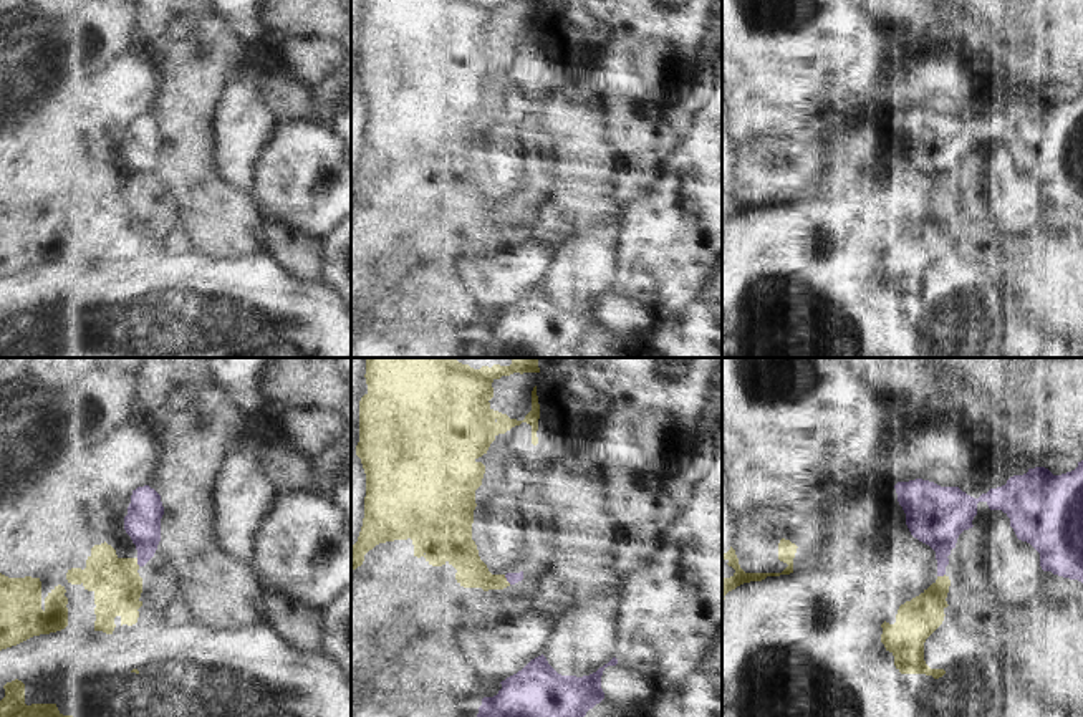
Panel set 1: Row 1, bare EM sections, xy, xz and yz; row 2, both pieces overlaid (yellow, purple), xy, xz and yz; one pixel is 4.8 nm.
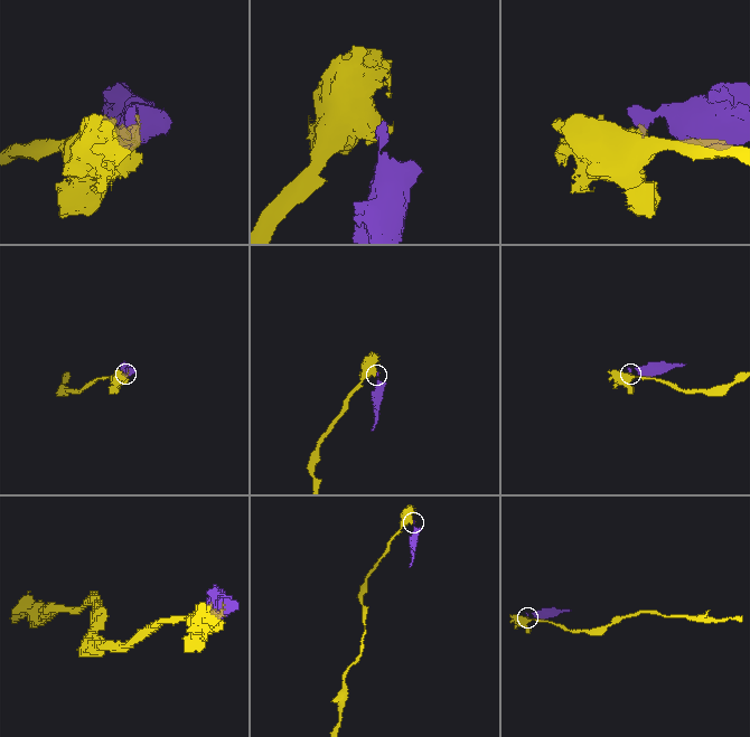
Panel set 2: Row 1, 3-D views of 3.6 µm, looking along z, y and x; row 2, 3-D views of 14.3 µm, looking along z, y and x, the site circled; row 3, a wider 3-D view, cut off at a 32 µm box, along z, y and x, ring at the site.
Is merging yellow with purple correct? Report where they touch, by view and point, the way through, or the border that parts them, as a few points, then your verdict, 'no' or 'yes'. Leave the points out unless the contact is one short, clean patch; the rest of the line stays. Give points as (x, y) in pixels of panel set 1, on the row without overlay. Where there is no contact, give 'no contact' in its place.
xz (505, 209) | along xz (504, 204), (510, 212) | no

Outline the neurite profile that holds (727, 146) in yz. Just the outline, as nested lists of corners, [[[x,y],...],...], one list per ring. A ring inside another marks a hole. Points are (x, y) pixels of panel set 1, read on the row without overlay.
[[[722,96],[722,182],[730,179],[735,164],[735,147],[729,136],[729,113]]]

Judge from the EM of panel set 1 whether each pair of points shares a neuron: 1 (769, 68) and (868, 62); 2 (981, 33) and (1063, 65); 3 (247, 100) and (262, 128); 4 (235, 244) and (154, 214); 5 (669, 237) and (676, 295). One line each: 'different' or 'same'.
1: same
2: same
3: same
4: different
5: same

